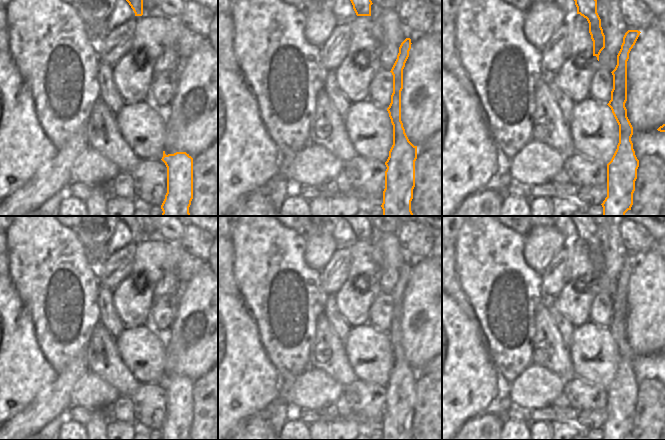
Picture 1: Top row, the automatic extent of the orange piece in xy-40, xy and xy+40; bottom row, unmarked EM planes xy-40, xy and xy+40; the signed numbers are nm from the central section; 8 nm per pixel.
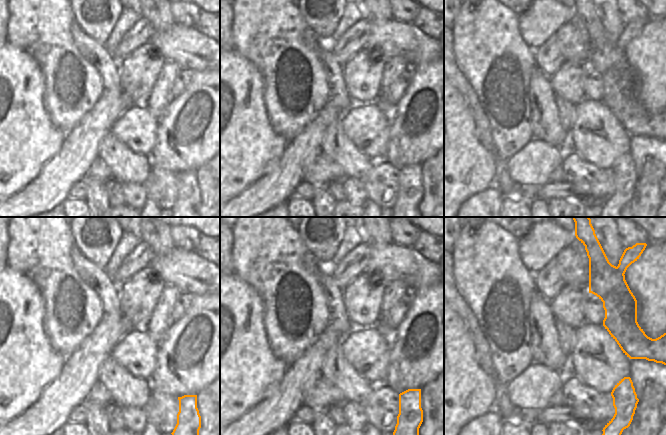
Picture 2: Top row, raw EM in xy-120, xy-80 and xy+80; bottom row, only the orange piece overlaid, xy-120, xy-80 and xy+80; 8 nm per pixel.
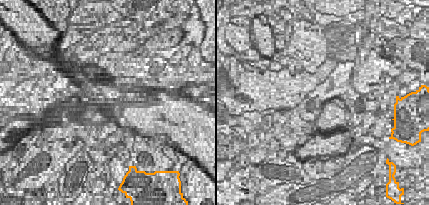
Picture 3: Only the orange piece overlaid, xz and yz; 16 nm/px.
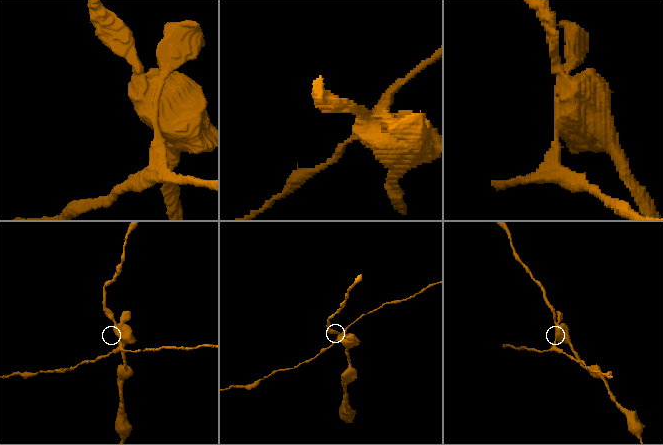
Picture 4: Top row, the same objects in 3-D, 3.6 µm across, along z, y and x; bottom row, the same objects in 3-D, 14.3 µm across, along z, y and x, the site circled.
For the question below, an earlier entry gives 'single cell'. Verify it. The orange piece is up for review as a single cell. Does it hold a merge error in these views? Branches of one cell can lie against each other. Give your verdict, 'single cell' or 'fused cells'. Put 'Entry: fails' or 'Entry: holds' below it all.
fused cells
Entry: fails

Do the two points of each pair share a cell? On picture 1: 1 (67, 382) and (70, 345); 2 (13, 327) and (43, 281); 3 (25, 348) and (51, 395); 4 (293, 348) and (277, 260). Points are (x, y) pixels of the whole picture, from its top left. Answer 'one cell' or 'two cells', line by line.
1: two cells
2: two cells
3: two cells
4: one cell

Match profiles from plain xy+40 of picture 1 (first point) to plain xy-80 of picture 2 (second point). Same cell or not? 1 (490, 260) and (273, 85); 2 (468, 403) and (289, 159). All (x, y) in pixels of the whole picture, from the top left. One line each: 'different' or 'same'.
1: same
2: different

